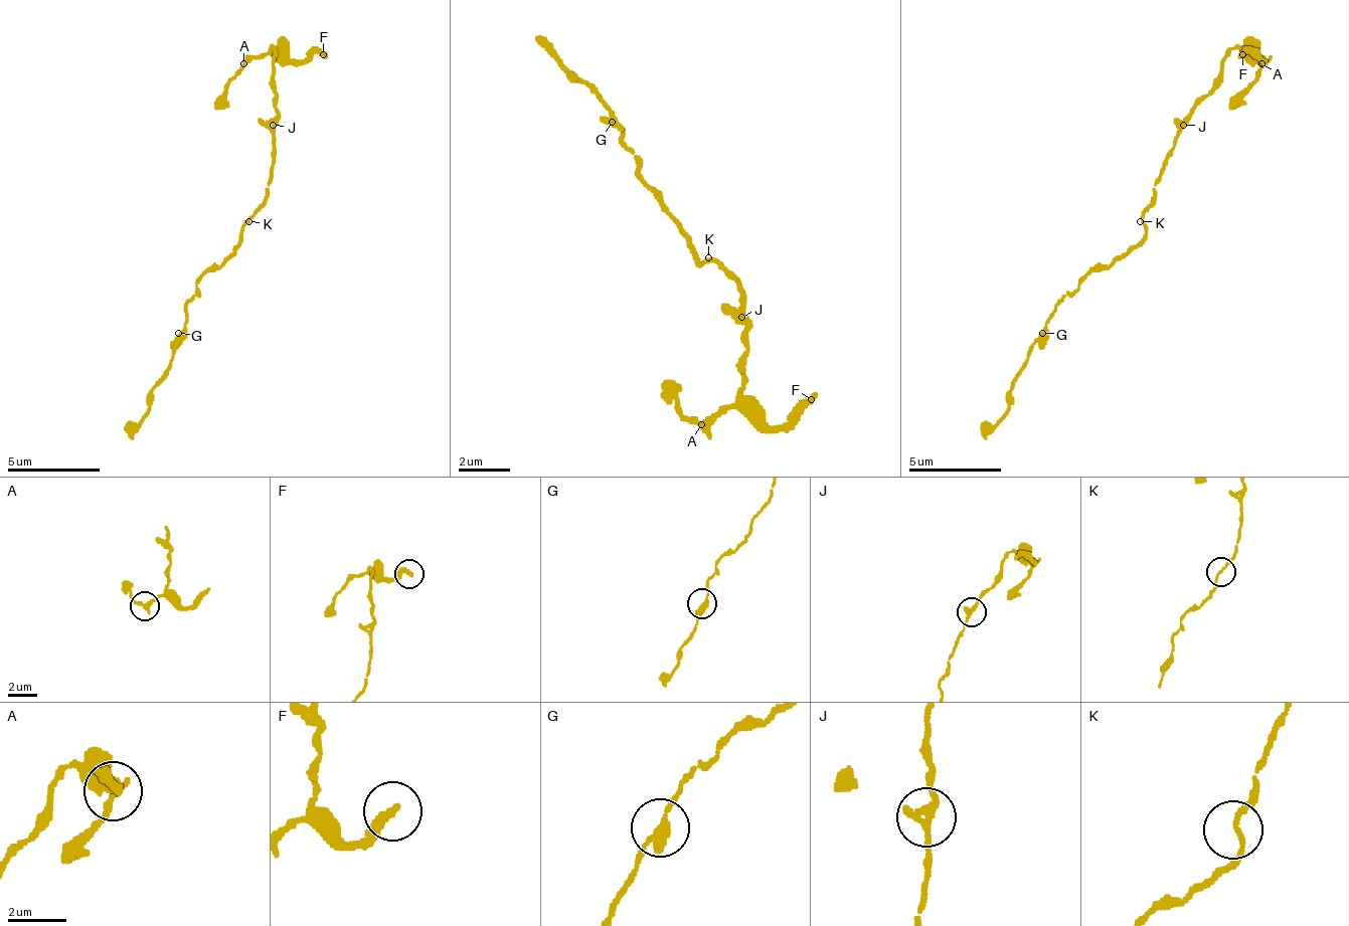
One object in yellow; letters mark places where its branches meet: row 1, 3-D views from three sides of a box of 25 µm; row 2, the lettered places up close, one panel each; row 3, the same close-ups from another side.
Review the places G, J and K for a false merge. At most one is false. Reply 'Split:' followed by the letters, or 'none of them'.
Split: none of them

